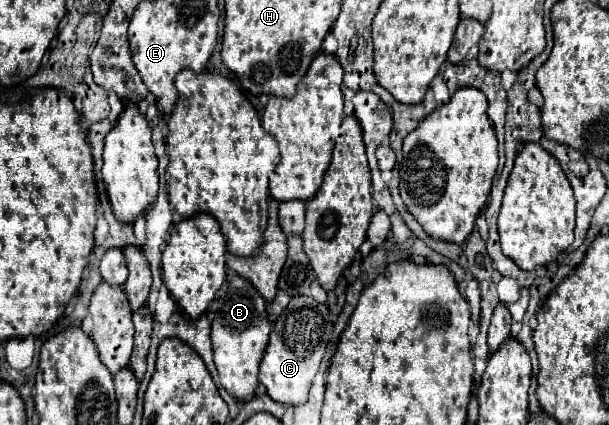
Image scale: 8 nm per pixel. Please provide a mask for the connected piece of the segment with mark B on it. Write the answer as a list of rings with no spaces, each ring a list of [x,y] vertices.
[[[233,276],[225,282],[225,286],[215,296],[215,316],[211,322],[211,340],[215,366],[219,370],[221,386],[237,400],[253,398],[257,388],[257,372],[259,362],[263,358],[263,350],[267,346],[267,338],[271,334],[271,322],[265,312],[263,296],[241,276]]]

